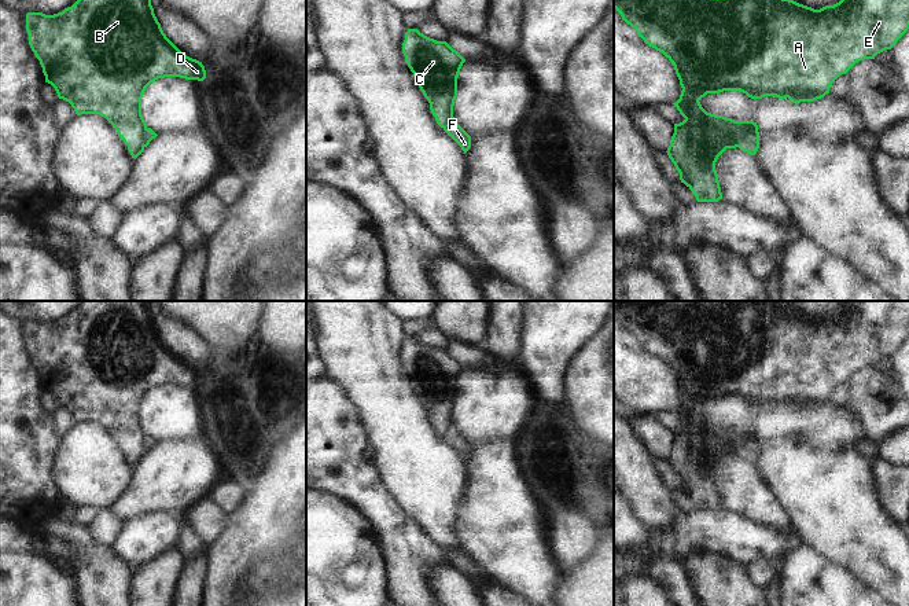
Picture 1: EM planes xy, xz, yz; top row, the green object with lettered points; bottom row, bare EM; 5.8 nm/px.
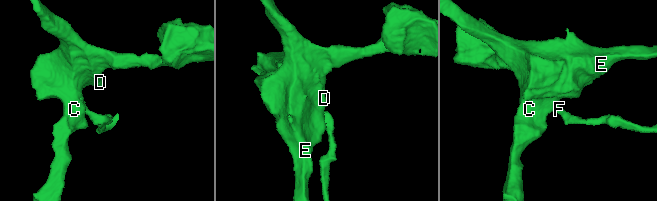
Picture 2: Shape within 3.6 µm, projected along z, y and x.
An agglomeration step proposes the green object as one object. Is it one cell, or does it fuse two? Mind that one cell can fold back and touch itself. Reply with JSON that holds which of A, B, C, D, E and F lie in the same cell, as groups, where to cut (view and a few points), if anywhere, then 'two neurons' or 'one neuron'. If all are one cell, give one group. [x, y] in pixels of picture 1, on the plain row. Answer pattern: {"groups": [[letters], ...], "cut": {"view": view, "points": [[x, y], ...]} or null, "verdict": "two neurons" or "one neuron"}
{"groups": [["A", "B", "C", "D", "E"], ["F"]], "cut": {"view": "yz", "points": [[757, 439], [740, 441], [738, 444], [738, 454]]}, "verdict": "two neurons"}

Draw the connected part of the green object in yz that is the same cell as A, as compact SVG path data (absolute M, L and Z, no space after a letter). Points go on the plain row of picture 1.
M614 301L614 316L621 322L622 327L628 333L636 337L637 342L645 352L662 360L674 374L682 399L680 407L673 412L685 427L680 431L674 431L674 441L666 460L678 478L681 491L684 491L692 499L698 510L718 510L722 507L718 482L715 478L718 464L726 456L739 455L739 442L746 440L758 440L758 433L754 429L735 429L724 423L707 420L699 409L702 405L704 405L707 401L740 399L751 407L776 404L779 407L788 405L795 412L801 409L814 409L829 401L832 390L839 383L846 382L857 370L864 367L875 367L877 361L891 357L909 337L909 301L847 301L839 311L825 313L820 317L814 317L790 306L783 306L779 301L726 301L724 305L713 305L704 301Z

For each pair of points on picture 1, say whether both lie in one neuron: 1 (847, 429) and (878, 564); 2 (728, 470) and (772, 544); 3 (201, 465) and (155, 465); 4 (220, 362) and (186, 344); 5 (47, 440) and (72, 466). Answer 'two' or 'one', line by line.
1: two
2: two
3: one
4: one
5: two

